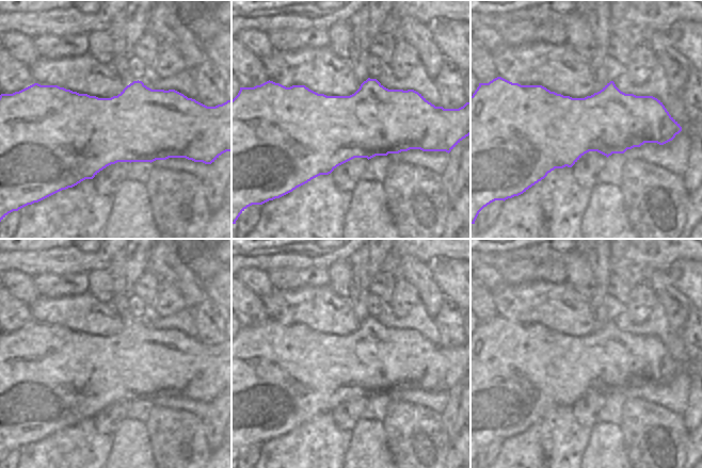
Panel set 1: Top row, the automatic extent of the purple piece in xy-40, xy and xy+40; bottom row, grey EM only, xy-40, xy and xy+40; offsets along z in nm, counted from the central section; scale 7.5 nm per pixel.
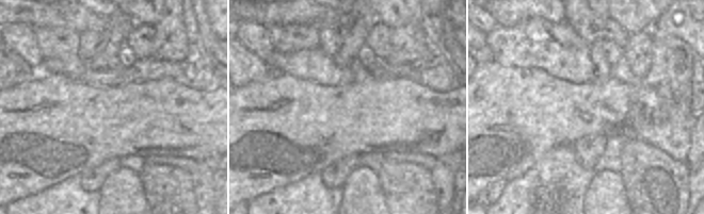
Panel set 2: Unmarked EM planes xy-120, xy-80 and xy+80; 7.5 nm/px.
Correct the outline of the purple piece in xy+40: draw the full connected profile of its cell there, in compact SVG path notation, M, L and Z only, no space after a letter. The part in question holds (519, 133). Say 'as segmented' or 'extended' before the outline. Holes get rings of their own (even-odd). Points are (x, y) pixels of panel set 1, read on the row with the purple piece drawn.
as segmented; M497 77L489 83L479 83L475 93L470 96L470 224L479 212L495 200L506 200L518 196L529 188L544 179L555 168L572 167L585 154L597 151L607 158L612 154L624 154L627 149L640 147L644 143L657 143L664 145L672 141L682 131L680 124L669 114L660 100L653 96L636 96L621 92L613 81L607 83L600 92L585 98L572 98L555 92L551 92L542 85L521 85L512 83L501 77Z

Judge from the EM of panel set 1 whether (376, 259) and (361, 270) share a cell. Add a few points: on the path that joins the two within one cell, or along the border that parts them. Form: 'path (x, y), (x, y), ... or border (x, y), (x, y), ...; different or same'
border (368, 249), (368, 275), (370, 280); different

